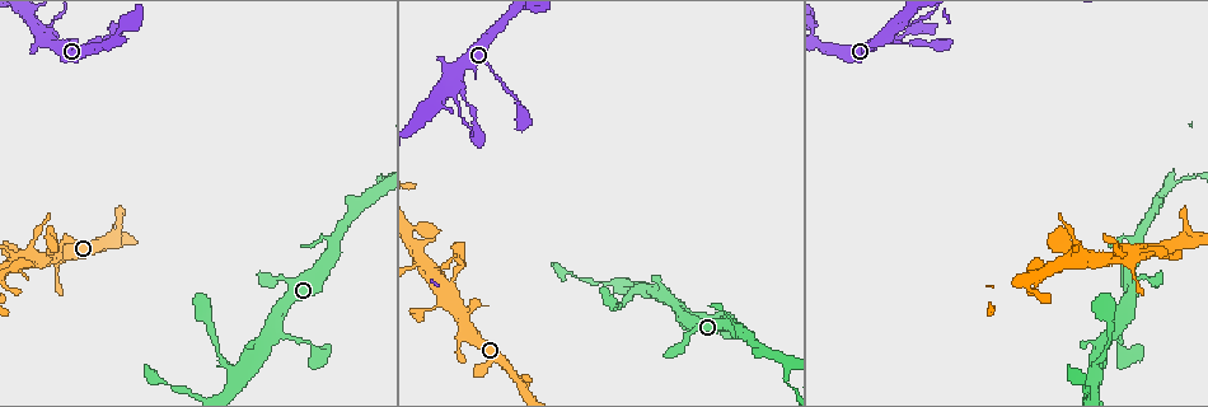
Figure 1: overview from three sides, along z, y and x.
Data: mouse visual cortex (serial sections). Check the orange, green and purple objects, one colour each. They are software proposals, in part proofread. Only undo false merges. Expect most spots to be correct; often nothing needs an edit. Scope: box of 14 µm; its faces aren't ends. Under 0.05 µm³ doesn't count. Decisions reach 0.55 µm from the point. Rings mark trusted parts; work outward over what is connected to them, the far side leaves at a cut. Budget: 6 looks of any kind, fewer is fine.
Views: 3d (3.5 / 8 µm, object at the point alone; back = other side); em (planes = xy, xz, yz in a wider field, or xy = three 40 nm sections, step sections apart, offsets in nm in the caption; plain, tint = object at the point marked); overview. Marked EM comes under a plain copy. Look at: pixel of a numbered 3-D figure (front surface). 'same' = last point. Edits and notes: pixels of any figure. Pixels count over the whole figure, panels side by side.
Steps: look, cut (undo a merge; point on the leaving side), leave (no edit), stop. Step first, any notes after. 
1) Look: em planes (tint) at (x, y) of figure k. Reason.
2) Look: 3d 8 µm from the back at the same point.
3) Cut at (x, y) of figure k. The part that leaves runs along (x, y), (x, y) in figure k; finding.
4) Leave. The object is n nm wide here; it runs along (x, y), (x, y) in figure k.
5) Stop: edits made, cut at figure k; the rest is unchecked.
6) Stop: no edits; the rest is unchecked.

Look: 3d 3.5 µm at (1069, 260) of figure 1. Two arms in line, one across.

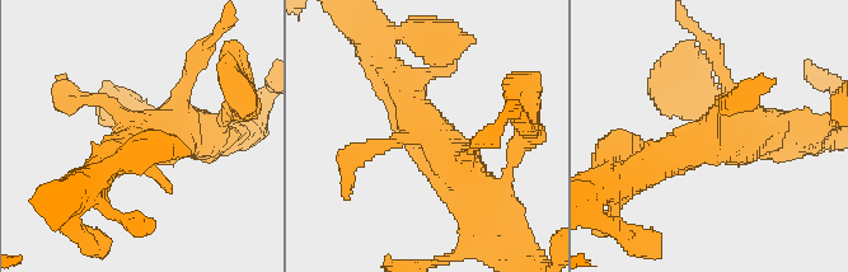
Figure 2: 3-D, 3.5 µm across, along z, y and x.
Look: em xy step 5 (tint) at (701, 139) of figure 2.

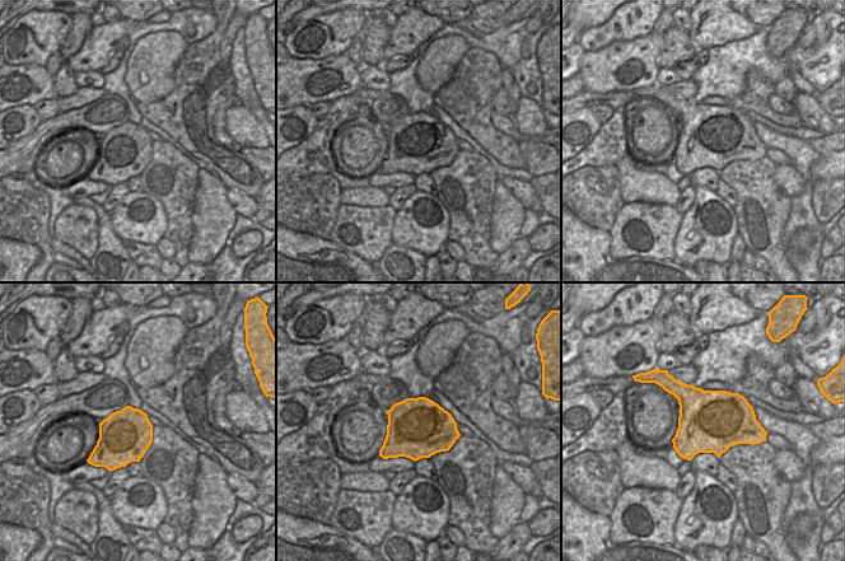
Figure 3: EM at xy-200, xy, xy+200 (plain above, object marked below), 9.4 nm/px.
Leave. It runs along (478, 192), (385, 65) in figure 2; all the same cell.

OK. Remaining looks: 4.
Look: 3d 3.5 µm at (454, 83) of figure 1.

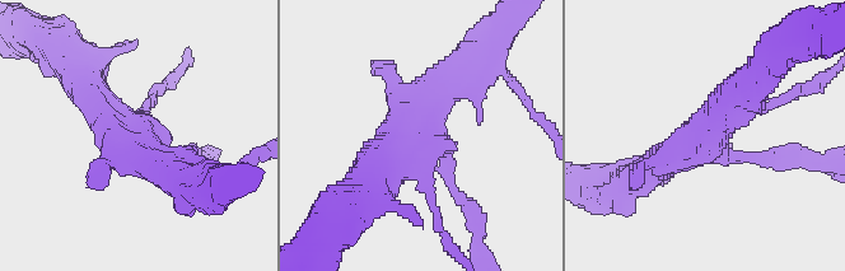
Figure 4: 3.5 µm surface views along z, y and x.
Look: em xy step 5 (tint) at (419, 137) of figure 4.

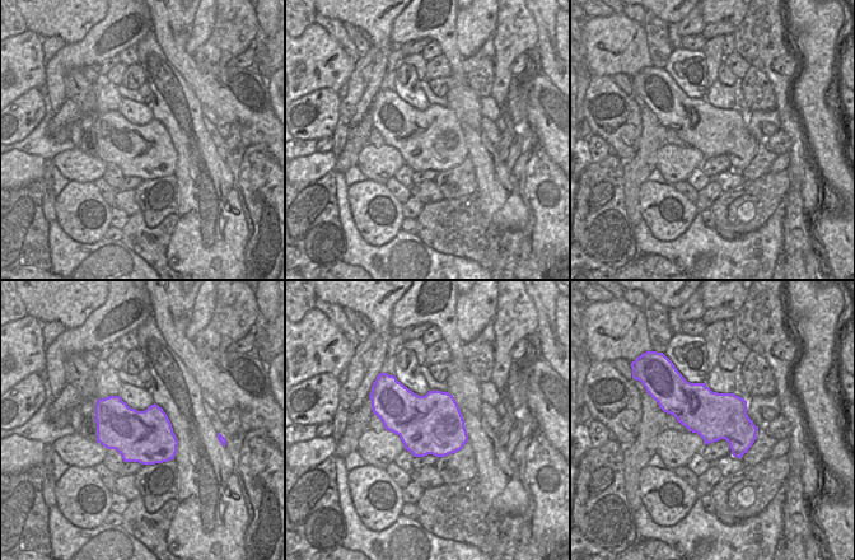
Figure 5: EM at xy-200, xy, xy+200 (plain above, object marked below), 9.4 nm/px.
Leave. It runs along (644, 176), (705, 140), (755, 82) in figure 4; continuous, no second cell.

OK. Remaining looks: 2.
Look: em xy step 1 (tint) at (785, 375) of figure 1. Thin arm on a thick one.

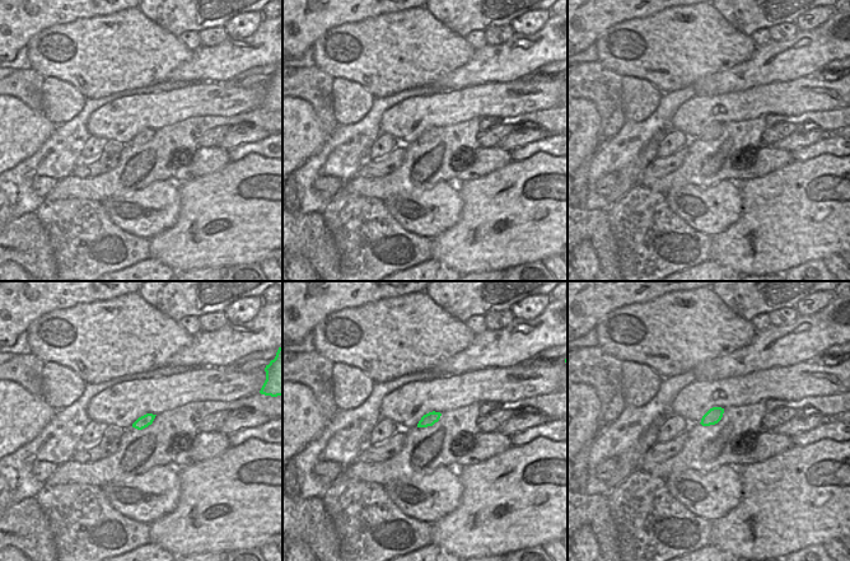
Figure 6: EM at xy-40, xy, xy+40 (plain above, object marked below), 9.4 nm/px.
Look: 3d 3.5 µm at the same point. Wider look.

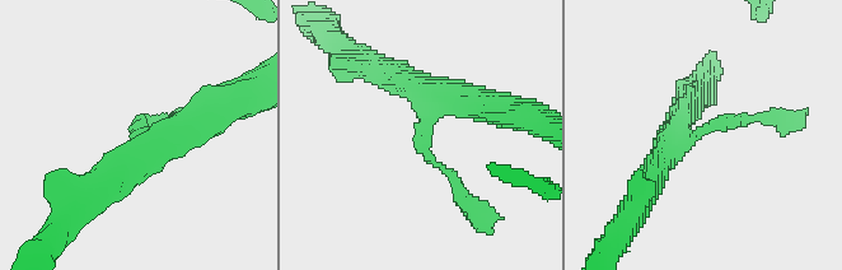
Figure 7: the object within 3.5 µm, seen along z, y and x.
Leave. The arms are 150, 250, 350 nm wide; it runs along (393, 74), (429, 97), (424, 153), (459, 191) in figure 7; one cell here.

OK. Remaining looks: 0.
Stop: no edits; the rest is unchecked.

